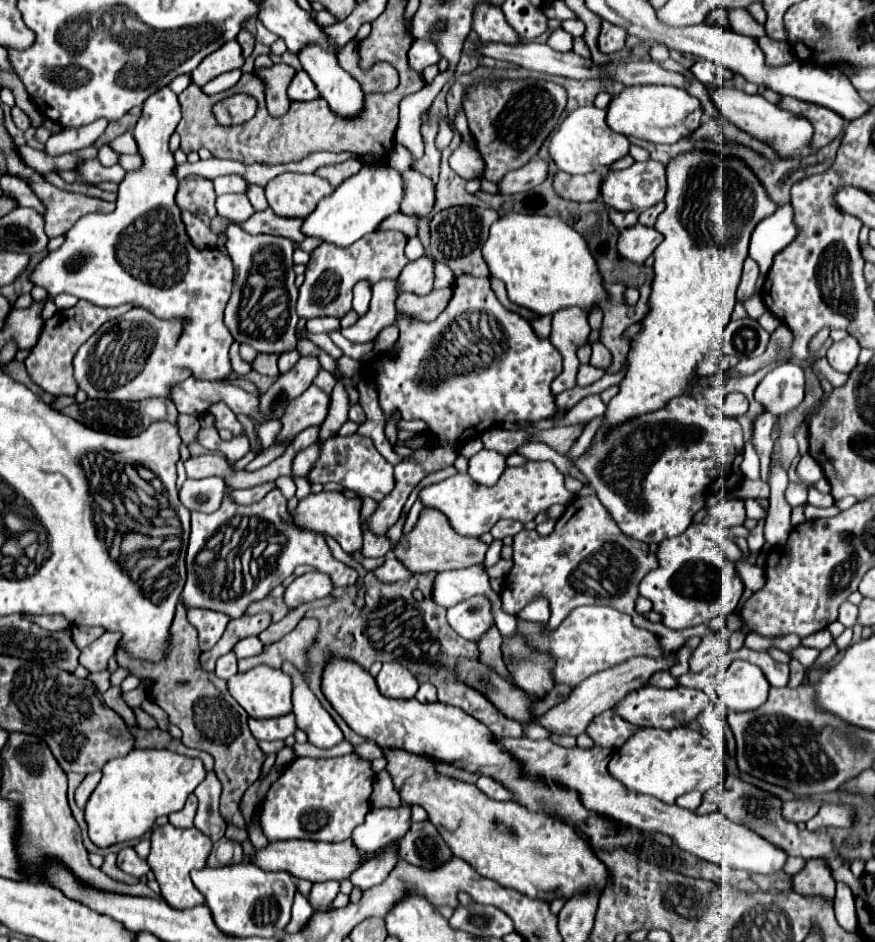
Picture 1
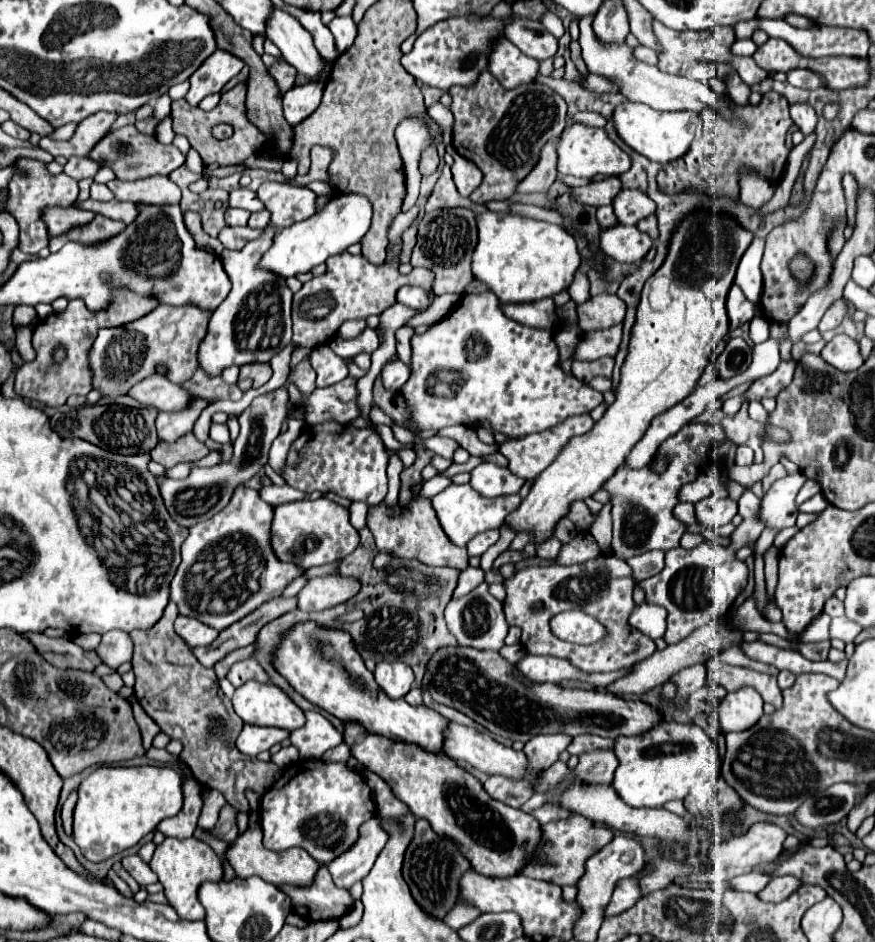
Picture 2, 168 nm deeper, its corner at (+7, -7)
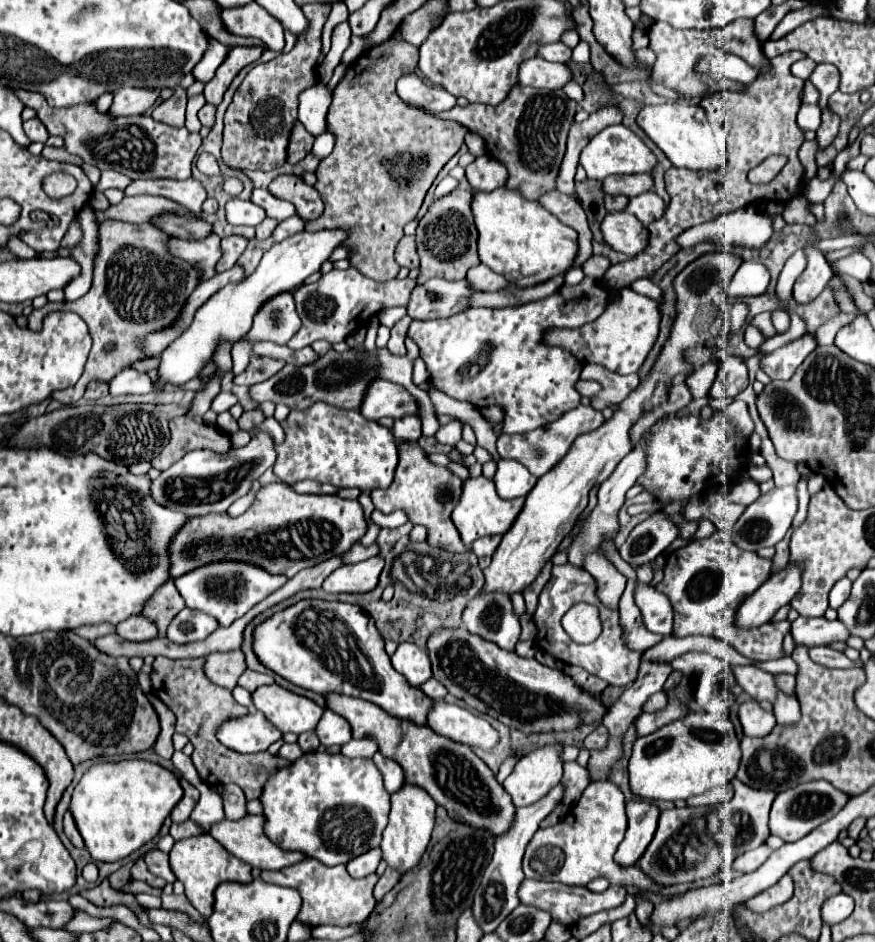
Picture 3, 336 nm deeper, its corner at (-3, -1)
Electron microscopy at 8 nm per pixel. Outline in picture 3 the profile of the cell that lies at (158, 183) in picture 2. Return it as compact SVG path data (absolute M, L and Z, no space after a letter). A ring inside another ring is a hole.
M136 179L132 181L126 191L126 195L138 195L138 193L148 193L148 195L162 195L178 205L184 205L188 211L192 213L200 213L202 211L202 203L206 201L206 191L202 187L200 181L196 179L184 179L184 181L176 181L176 179Z

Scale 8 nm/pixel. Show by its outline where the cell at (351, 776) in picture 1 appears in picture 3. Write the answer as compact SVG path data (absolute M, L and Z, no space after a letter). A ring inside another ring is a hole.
M324 751L304 753L290 767L274 773L260 797L266 815L266 835L288 851L304 851L308 857L322 861L324 865L348 863L350 859L366 853L372 847L378 847L382 841L382 831L388 825L390 811L390 793L384 789L382 775L372 763L372 759L350 759L342 753L328 755Z

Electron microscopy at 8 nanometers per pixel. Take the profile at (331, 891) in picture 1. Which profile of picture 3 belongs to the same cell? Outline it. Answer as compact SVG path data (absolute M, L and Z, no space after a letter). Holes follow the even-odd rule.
M374 847L374 849L370 849L368 853L362 853L360 857L354 857L352 861L348 861L346 869L348 869L348 873L350 873L352 877L362 879L362 877L374 873L380 861L382 861L382 849L380 849L380 847Z

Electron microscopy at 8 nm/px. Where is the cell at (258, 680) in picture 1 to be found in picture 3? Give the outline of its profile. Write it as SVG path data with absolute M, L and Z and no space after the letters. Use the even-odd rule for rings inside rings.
M276 683L262 685L252 693L252 703L272 721L282 733L314 731L324 709L312 699L296 695Z

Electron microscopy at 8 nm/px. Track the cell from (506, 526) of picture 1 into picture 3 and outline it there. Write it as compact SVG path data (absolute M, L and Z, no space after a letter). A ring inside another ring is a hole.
M496 535L496 537L480 537L478 541L472 543L472 551L474 551L478 557L492 555L492 553L496 551L496 547L500 545L500 539L502 539L502 535Z

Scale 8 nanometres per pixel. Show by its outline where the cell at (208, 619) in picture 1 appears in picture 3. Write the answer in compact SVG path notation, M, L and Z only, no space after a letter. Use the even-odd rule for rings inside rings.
M182 609L168 627L168 639L174 643L194 643L214 633L218 621L212 615L194 609Z

